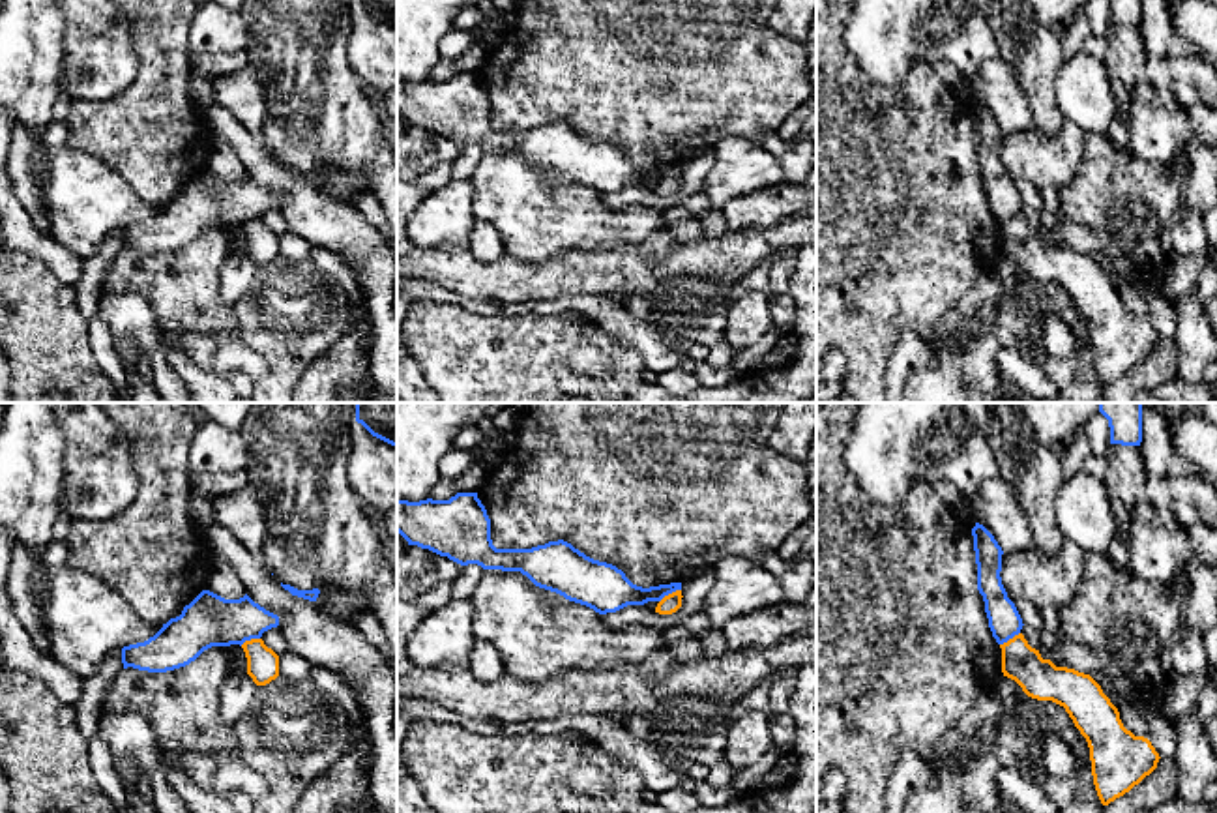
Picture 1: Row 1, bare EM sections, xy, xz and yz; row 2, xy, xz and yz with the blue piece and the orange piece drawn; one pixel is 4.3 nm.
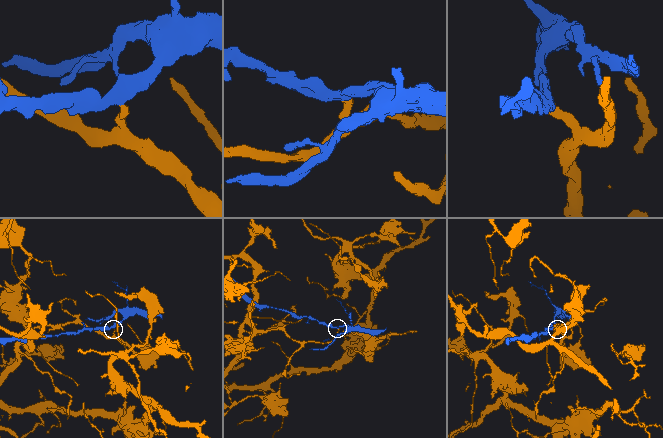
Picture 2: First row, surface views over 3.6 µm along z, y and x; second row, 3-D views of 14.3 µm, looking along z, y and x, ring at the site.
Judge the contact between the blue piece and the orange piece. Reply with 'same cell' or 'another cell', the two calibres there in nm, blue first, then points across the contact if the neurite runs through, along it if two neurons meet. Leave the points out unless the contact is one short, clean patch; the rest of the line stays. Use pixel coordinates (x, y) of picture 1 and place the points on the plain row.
another cell; calibres 180 and 80 nm; border xz (680, 169), (659, 182)

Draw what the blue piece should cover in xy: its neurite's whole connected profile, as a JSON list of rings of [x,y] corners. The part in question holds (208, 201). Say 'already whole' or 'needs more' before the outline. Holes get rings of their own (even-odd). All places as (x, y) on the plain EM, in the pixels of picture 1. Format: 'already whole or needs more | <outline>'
already whole | [[[202,170],[154,217],[124,227],[122,244],[124,249],[167,253],[189,245],[212,227],[242,227],[277,206],[279,197],[255,184],[247,174],[240,180],[225,180]]]

